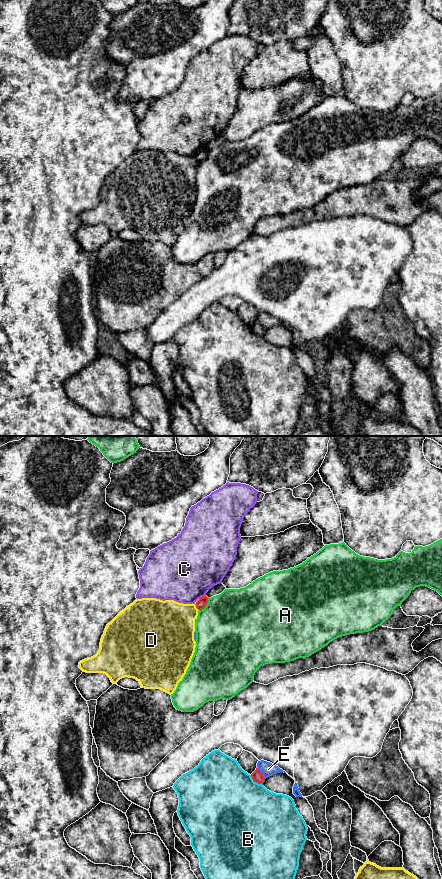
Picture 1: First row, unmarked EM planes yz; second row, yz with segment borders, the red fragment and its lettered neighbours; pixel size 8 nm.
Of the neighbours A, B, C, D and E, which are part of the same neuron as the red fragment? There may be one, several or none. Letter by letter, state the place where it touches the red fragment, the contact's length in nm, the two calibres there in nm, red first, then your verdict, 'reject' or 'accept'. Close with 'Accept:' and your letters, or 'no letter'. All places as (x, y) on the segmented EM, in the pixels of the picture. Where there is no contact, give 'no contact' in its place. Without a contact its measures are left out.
A: meets red in yz at (206, 604); contact 140 nm long; 80 nm thick on the red side, 500 nm on the other; reject
B: meets red in yz at (255, 781); contact 130 nm long; 90 nm thick on the red side, 480 nm on the other; reject
C: meets red in yz at (202, 597); contact 70 nm long; 80 nm thick on the red side, 480 nm on the other; reject
D: meets red in yz at (196, 607); contact 70 nm long; 80 nm thick on the red side, 380 nm on the other; reject
E: meets red in yz at (261, 773); contact 120 nm long; 90 nm thick on the red side, 120 nm on the other; reject
Accept: no letter

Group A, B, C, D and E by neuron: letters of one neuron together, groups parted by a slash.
A / B / C / D E

